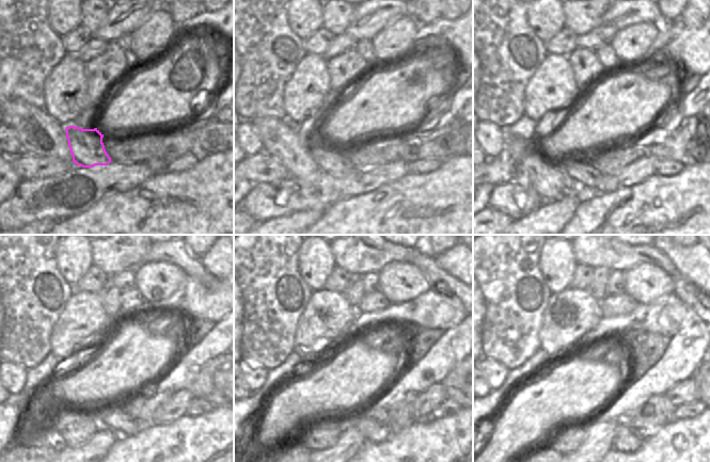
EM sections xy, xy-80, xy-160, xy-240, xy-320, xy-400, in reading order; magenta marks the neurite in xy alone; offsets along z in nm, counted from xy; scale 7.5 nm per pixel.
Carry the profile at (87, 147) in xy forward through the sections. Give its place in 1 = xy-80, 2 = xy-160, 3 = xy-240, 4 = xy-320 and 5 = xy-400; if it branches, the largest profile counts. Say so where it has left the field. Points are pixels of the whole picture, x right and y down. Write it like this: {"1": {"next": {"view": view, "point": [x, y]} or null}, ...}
{"1": {"next": {"view": "xy-80", "point": [330, 158]}}, "2": {"next": {"view": "xy-160", "point": [579, 169]}}, "3": {"next": {"view": "xy-240", "point": [112, 416]}}, "4": {"next": {"view": "xy-320", "point": [373, 430]}}, "5": {"next": {"view": "xy-400", "point": [627, 440]}}}

